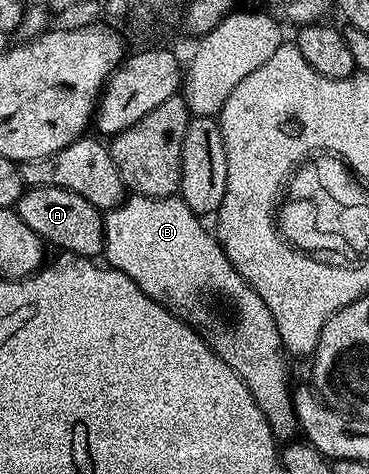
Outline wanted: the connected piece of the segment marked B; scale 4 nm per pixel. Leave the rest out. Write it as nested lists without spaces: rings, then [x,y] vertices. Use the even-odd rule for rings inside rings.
[[[130,194],[117,208],[111,208],[105,213],[102,256],[109,267],[132,278],[132,282],[136,282],[140,290],[148,294],[148,298],[169,308],[175,316],[186,321],[195,332],[201,334],[210,349],[224,364],[232,366],[244,386],[248,386],[252,398],[256,398],[256,406],[260,406],[264,418],[268,418],[275,437],[282,442],[293,441],[299,435],[300,429],[294,413],[292,383],[286,377],[287,357],[284,355],[280,334],[276,330],[276,322],[272,318],[272,310],[264,306],[264,298],[260,298],[260,294],[256,294],[256,290],[252,290],[252,286],[248,286],[248,282],[240,278],[236,266],[228,262],[228,254],[224,254],[217,235],[211,229],[209,232],[202,224],[205,224],[203,217],[196,215],[183,202],[181,195]],[[215,304],[224,304],[225,307],[216,308]]]

